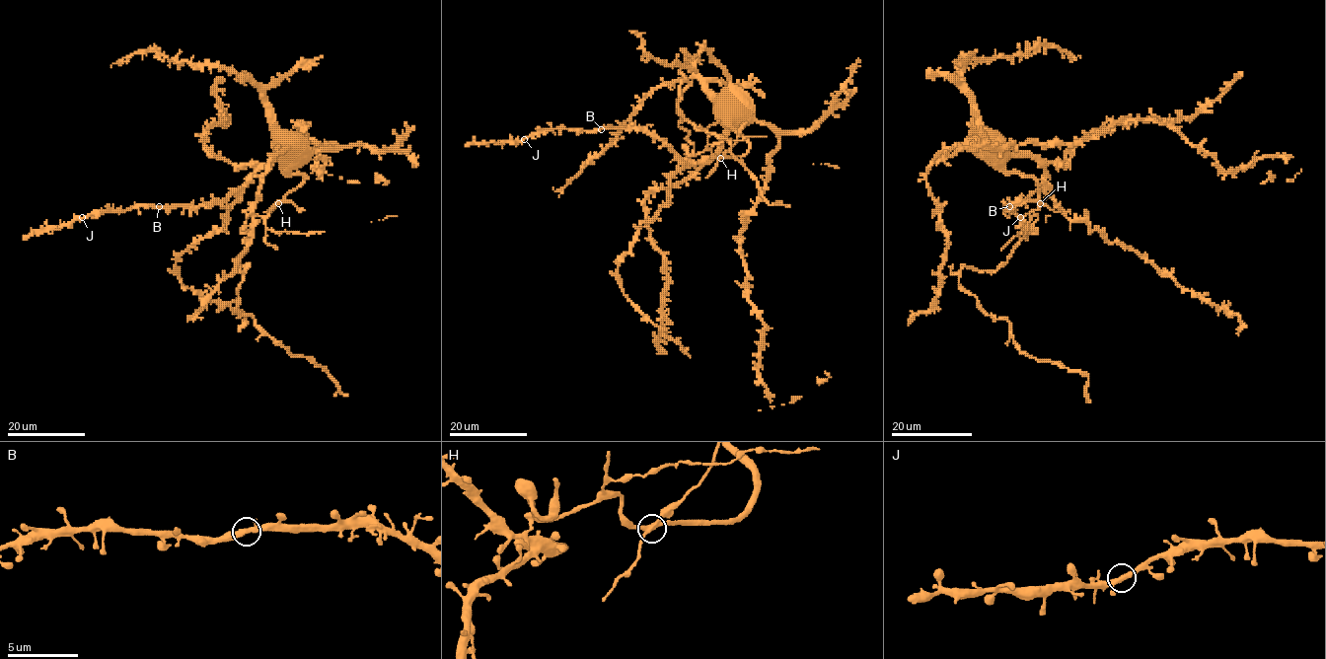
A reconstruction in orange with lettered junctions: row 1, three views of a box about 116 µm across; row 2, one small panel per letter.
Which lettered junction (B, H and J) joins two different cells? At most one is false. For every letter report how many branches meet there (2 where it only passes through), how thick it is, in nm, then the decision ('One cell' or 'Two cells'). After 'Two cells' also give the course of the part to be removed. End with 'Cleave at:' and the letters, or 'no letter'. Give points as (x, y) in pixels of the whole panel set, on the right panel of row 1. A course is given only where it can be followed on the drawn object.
B: Branches: 3. Thickness 320 nm. One cell
H: Branches: 3. Thickness 340 nm. Two cells. Course of the part to remove: (1040, 203), (1028, 200), (1002, 210)
J: Branches: 3. Thickness 340 nm. One cell
Cleave at: H

